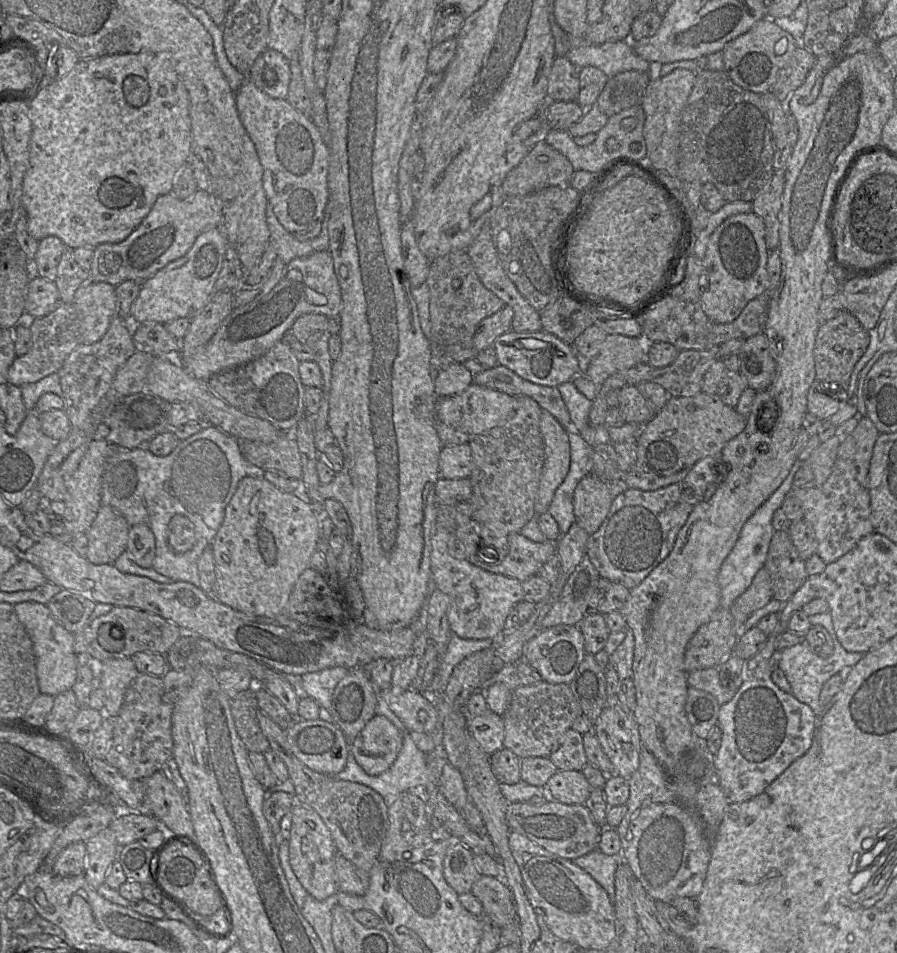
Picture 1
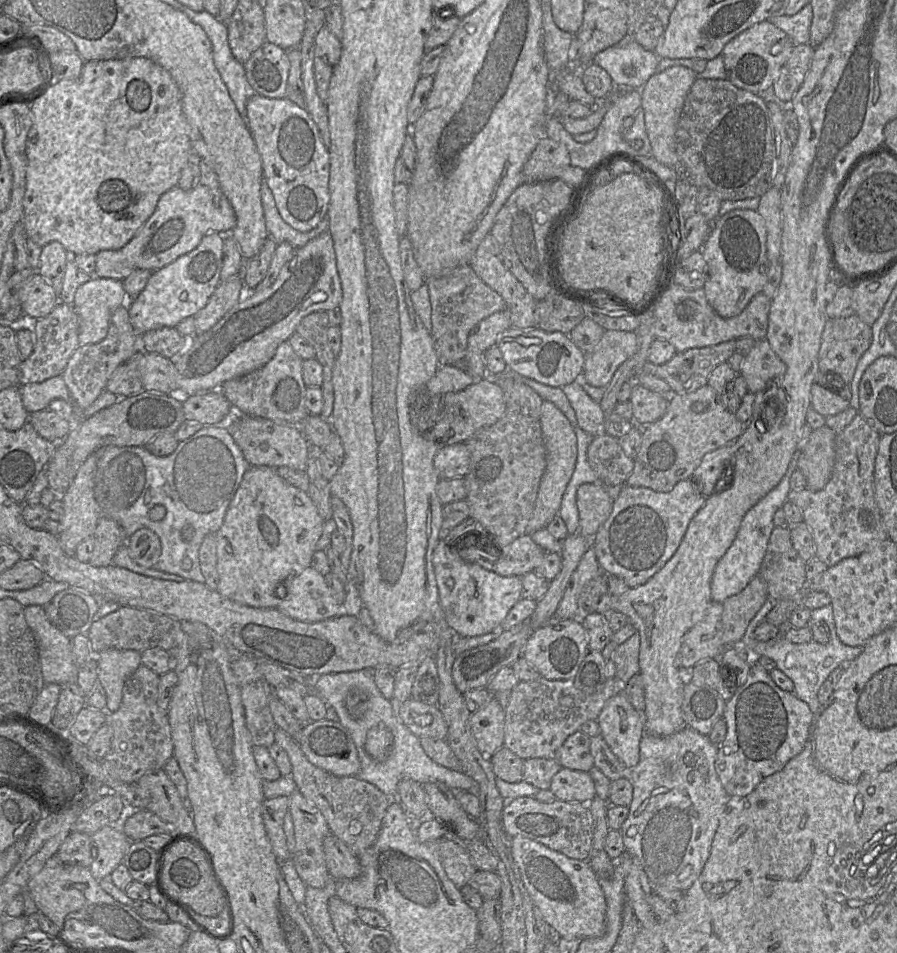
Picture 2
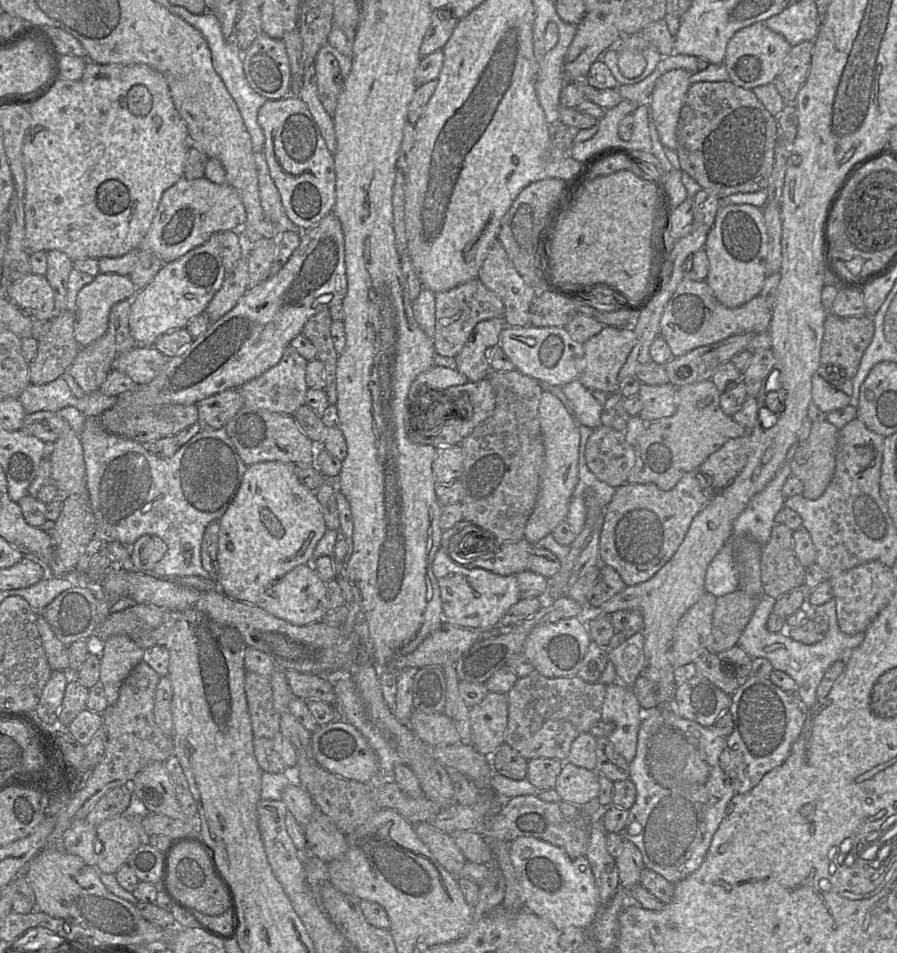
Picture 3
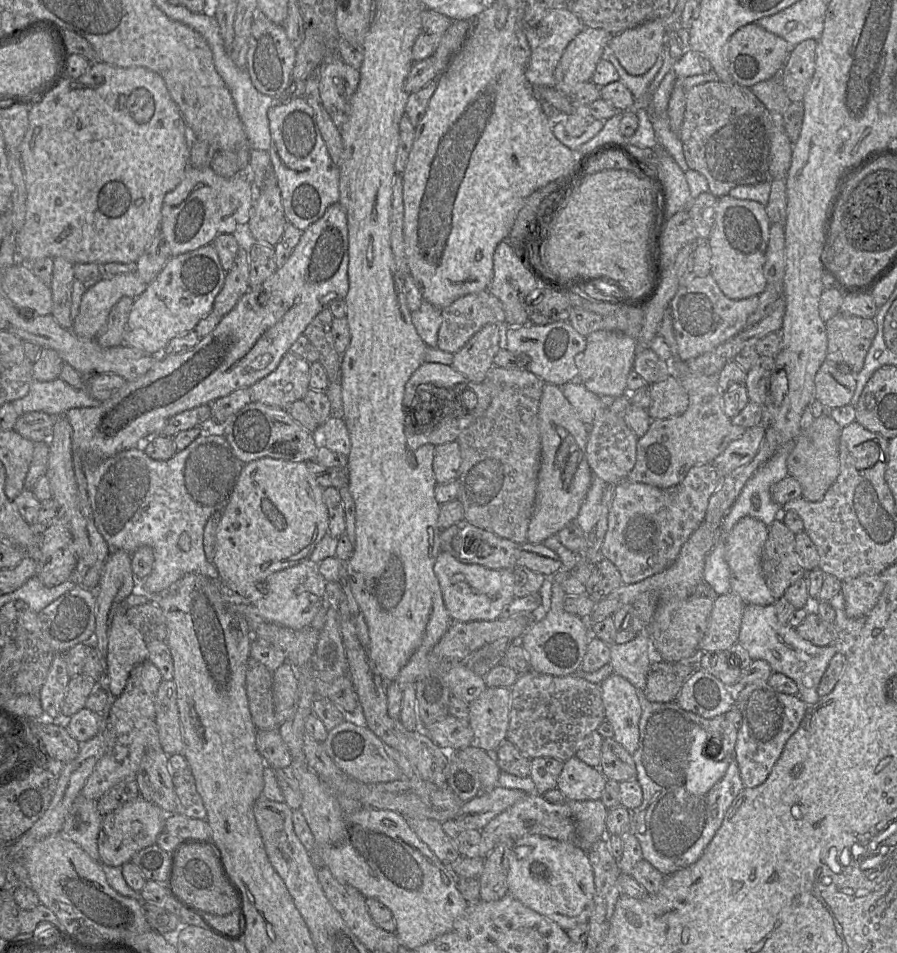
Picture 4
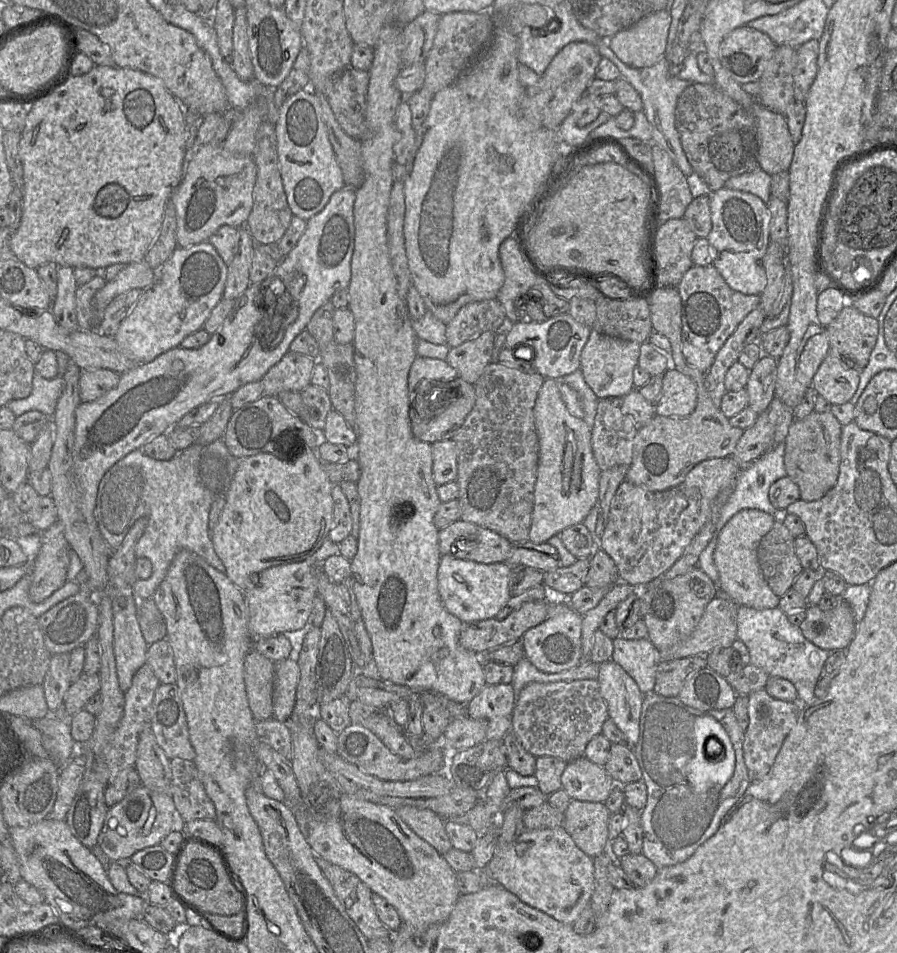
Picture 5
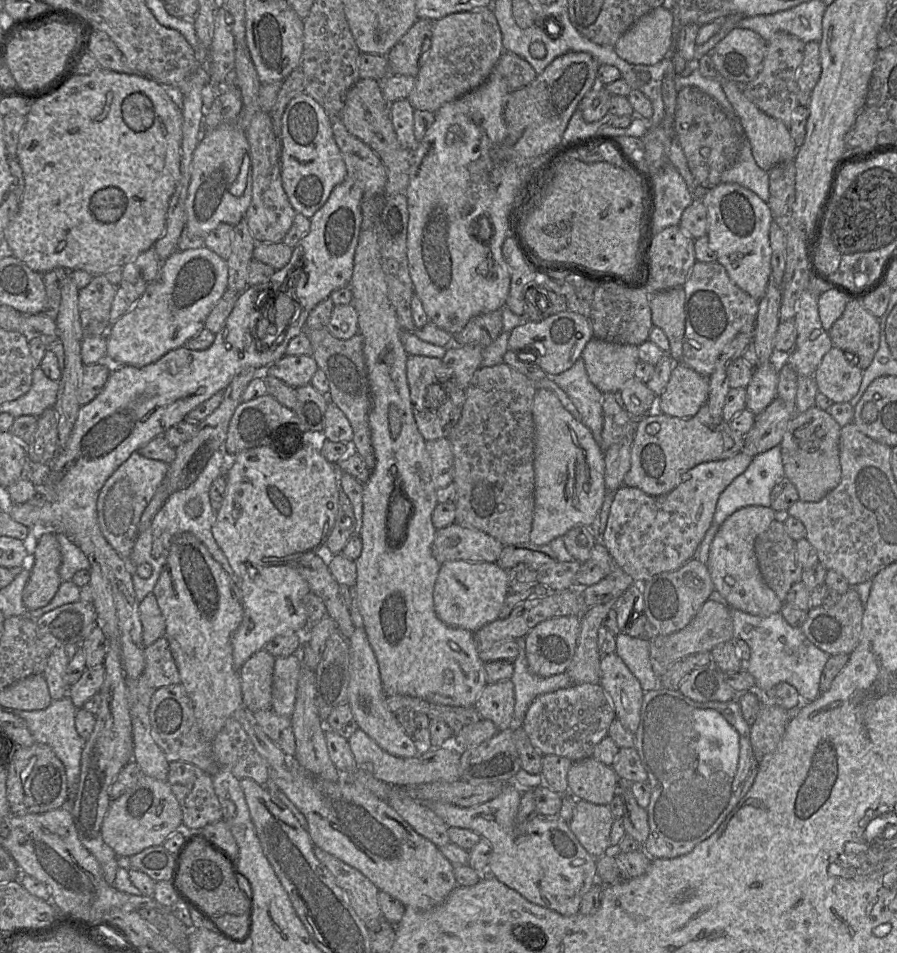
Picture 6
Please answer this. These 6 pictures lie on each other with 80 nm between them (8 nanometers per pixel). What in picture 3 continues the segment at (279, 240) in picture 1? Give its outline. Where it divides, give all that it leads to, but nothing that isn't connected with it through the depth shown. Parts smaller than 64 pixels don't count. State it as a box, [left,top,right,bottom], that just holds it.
[254,152,309,234]

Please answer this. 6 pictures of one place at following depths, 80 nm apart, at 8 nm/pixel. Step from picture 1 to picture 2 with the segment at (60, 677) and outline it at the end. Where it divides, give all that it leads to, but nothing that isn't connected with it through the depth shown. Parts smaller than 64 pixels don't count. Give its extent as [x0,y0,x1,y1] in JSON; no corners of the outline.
[24,606,80,686]

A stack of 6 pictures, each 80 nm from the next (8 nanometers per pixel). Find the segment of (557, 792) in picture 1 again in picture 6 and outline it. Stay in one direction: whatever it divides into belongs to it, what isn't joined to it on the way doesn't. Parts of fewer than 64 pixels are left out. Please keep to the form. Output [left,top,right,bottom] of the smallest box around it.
[567,757,620,805]

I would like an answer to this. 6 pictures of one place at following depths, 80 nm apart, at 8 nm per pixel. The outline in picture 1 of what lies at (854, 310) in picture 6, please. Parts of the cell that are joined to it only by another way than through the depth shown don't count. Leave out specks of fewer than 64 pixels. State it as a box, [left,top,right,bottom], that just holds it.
[813,311,869,391]

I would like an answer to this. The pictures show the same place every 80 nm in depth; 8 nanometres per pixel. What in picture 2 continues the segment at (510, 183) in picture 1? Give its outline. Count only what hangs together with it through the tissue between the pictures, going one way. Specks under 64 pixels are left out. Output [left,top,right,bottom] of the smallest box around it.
[522,137,571,183]

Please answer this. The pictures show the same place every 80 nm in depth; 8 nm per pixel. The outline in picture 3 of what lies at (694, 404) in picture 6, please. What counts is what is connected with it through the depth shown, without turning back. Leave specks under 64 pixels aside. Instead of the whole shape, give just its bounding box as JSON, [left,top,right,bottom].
[638,384,677,423]

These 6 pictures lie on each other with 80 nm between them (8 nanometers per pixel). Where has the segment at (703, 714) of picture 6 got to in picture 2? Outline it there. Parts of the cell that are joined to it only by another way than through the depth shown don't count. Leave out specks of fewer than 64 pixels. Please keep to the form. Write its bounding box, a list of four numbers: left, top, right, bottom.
[619,726,731,894]

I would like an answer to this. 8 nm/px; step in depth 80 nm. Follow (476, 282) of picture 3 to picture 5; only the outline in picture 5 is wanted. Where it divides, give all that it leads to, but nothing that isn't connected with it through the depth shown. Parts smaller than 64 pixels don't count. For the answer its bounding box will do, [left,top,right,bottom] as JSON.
[446,299,505,348]

